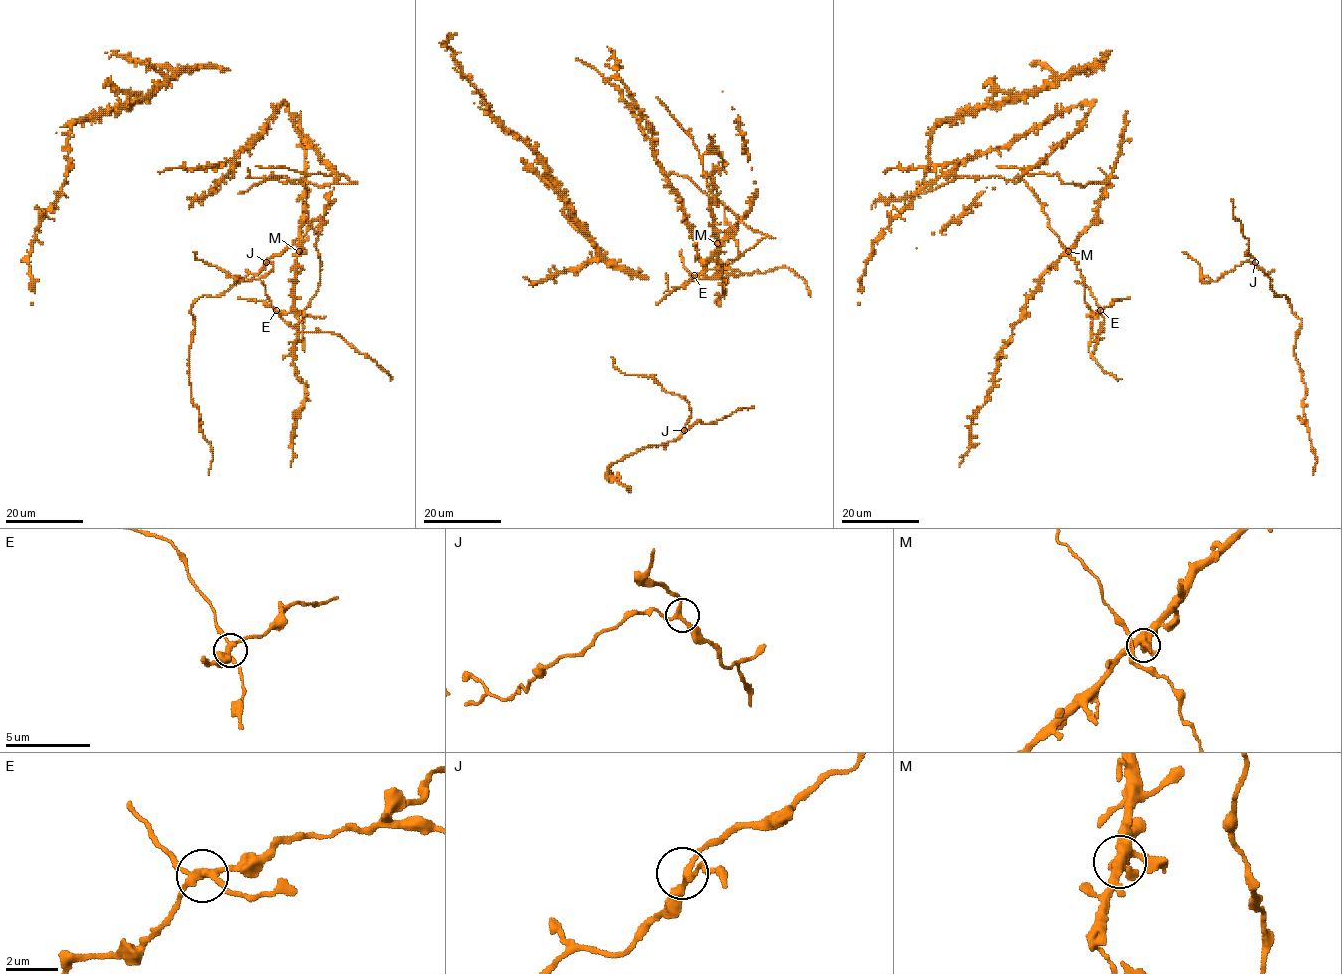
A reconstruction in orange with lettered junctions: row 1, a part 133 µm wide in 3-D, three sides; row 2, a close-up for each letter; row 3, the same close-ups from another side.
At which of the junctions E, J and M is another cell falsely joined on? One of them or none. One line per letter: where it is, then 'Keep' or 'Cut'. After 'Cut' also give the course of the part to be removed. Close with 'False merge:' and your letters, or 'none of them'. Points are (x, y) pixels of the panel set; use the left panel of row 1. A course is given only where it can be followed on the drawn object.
E: Place: (276, 310). Cut. Course of the part to remove: (275, 310), (302, 313), (319, 283), (317, 233), (308, 218), (307, 188), (286, 176), (270, 176), (238, 194)
J: Place: (266, 262). Keep
M: Place: (299, 251). Keep
False merge: E

